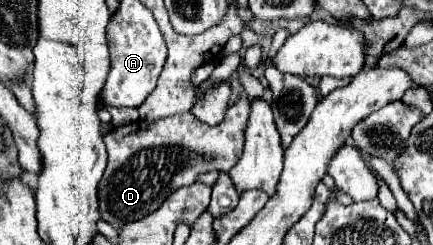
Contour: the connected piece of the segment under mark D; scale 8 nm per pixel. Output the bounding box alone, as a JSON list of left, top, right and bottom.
[98,97,250,227]

